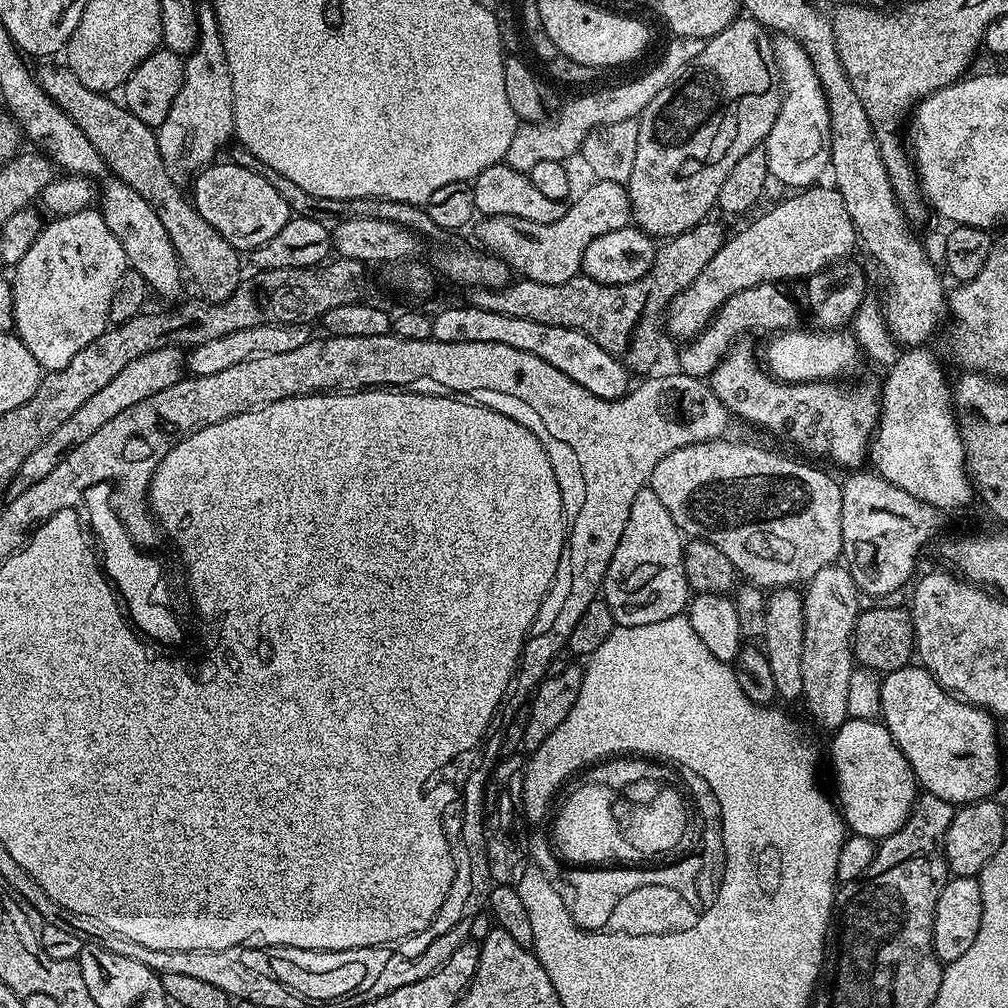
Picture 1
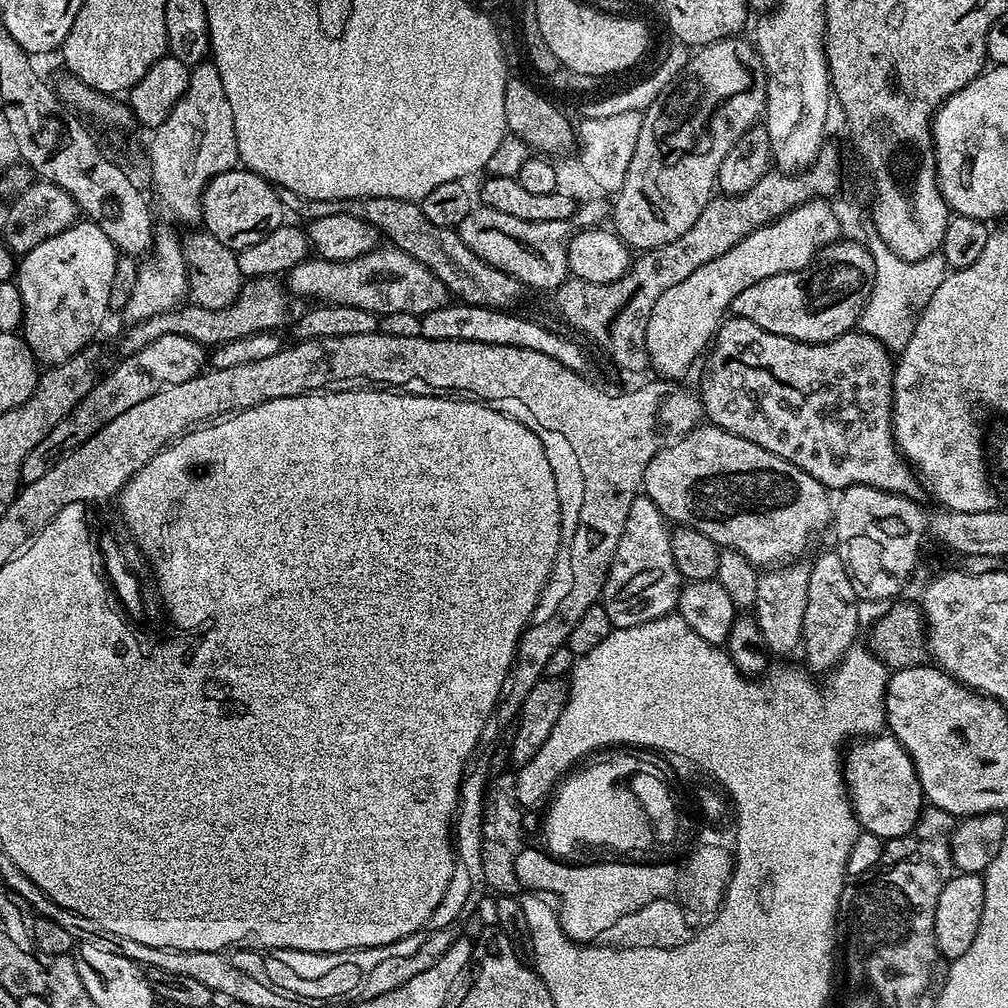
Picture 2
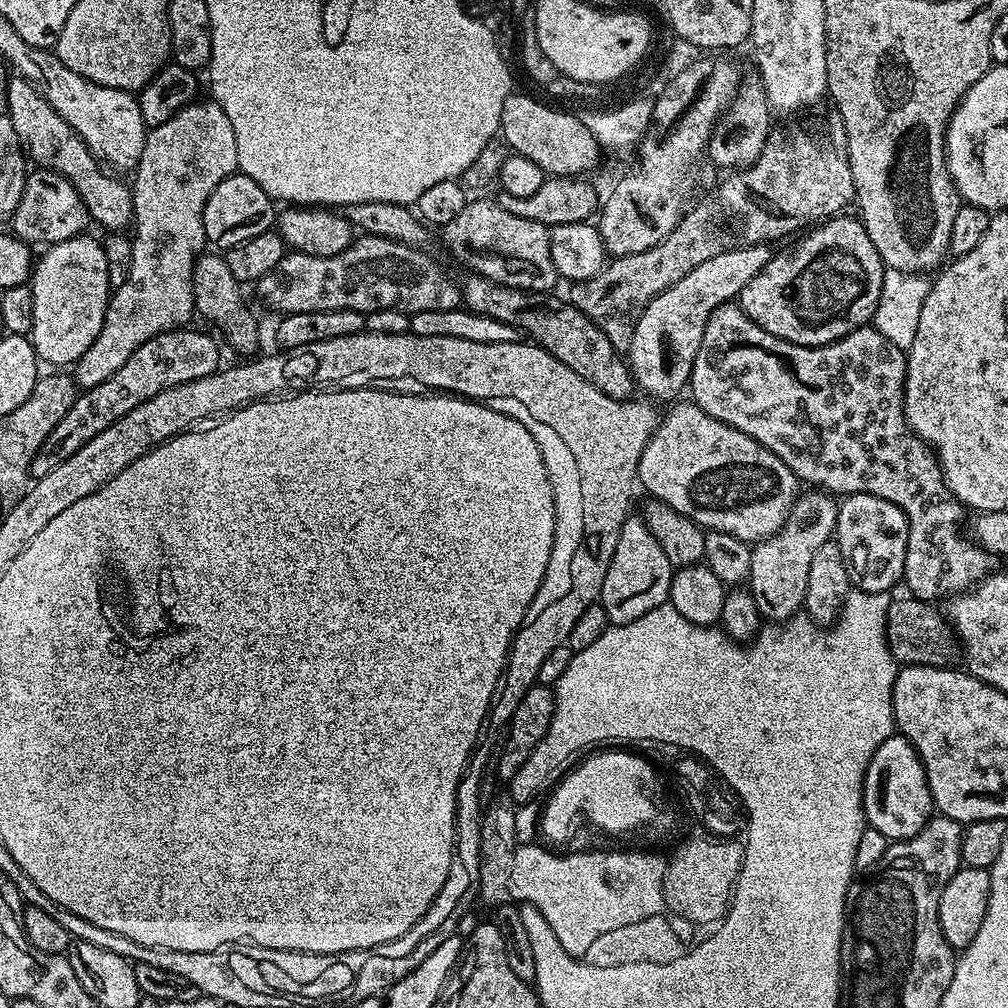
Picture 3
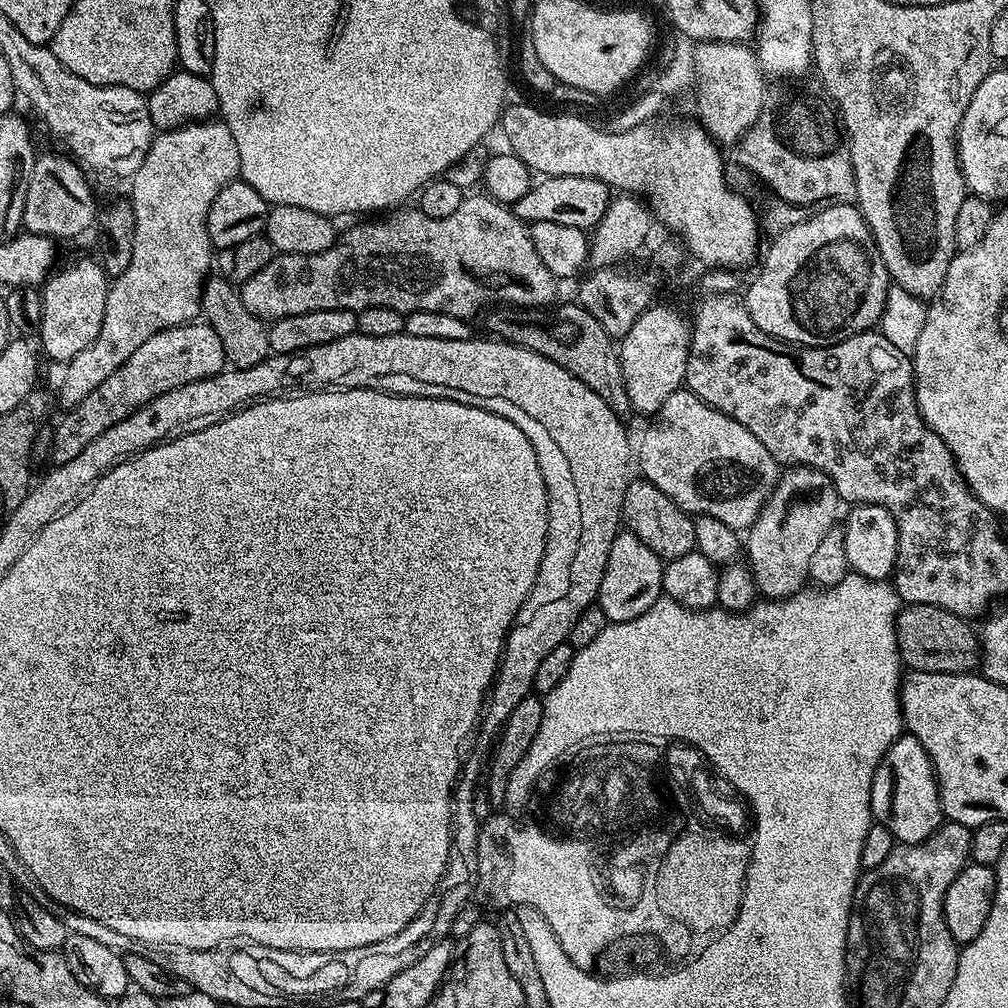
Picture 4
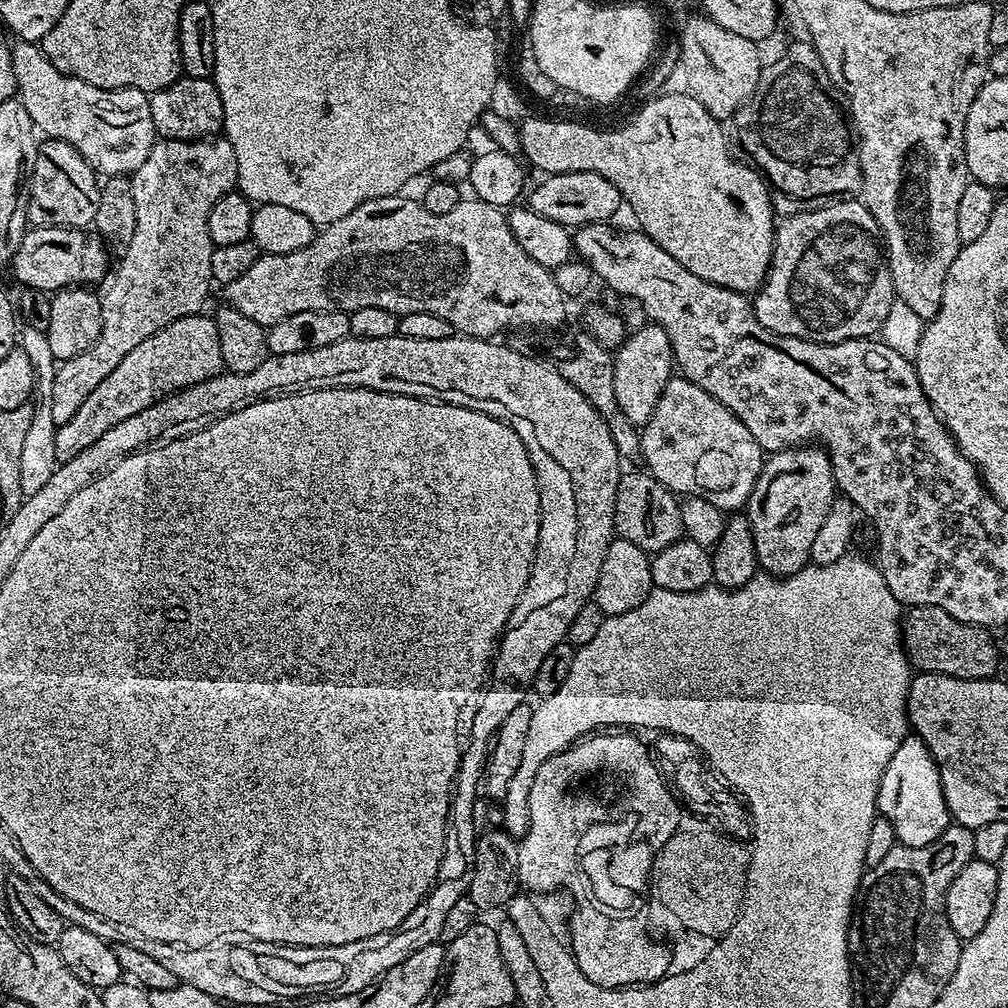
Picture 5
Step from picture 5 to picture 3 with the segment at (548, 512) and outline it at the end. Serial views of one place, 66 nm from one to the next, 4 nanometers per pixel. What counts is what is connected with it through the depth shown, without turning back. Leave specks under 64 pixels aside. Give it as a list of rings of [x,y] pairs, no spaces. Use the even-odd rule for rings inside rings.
[[[542,450],[542,462],[546,462],[546,470],[550,478],[550,486],[554,494],[554,514],[556,515],[556,525],[554,526],[554,546],[550,550],[550,566],[546,566],[546,574],[540,583],[538,594],[534,602],[530,602],[528,610],[534,610],[546,600],[564,600],[568,594],[568,584],[570,584],[570,556],[572,548],[580,540],[582,532],[582,500],[580,500],[580,482],[578,482],[578,472],[576,466],[570,462],[568,452],[564,450]]]

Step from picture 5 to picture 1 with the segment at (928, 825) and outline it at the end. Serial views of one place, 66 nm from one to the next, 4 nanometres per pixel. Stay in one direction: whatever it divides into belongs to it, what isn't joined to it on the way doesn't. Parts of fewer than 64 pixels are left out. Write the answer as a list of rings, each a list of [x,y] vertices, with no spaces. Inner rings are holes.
[[[849,718],[831,736],[832,772],[836,775],[834,796],[845,825],[855,835],[869,836],[877,842],[894,834],[912,813],[918,785],[910,762],[906,762],[902,750],[898,750],[887,726],[876,718]]]

